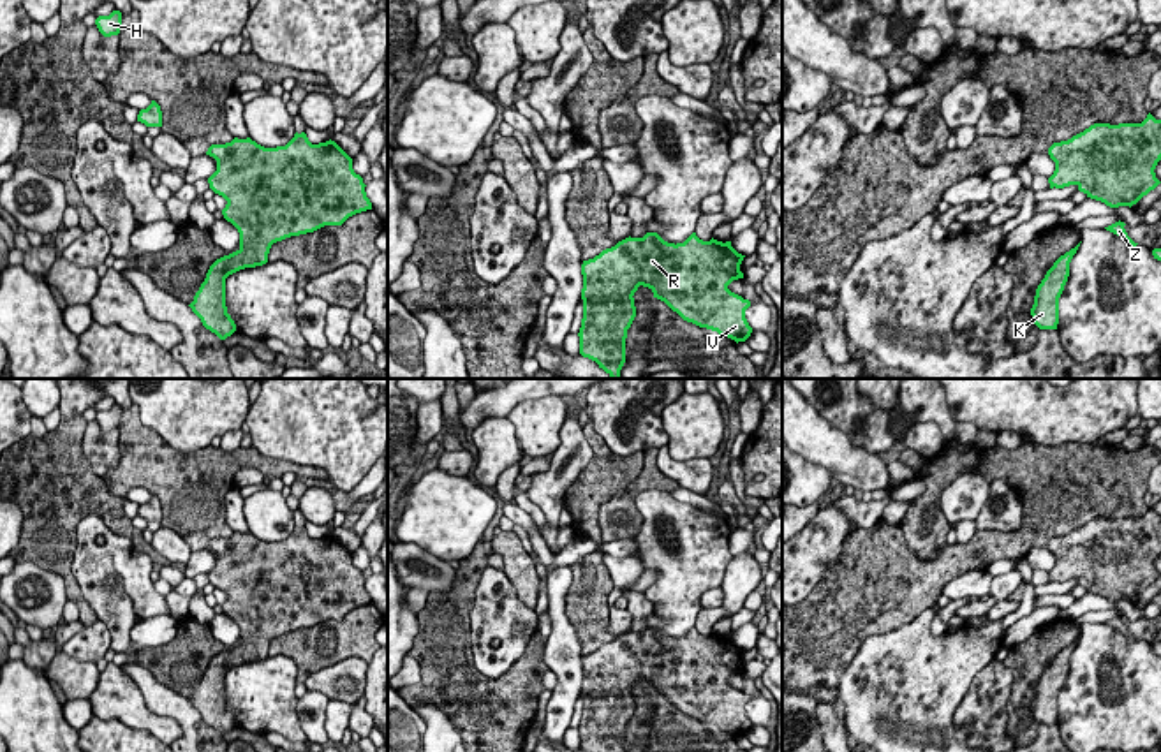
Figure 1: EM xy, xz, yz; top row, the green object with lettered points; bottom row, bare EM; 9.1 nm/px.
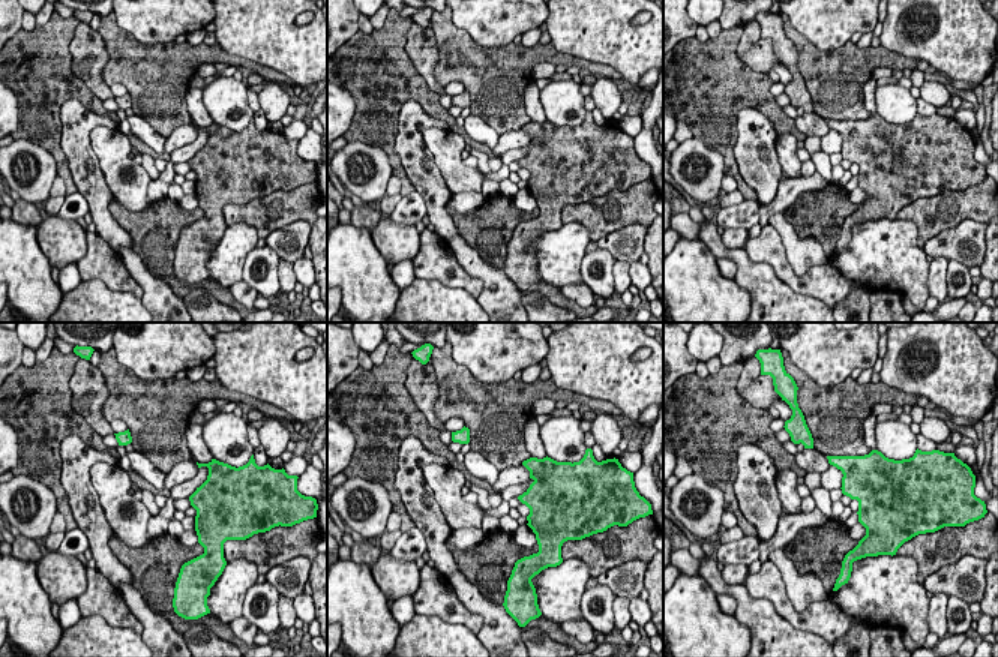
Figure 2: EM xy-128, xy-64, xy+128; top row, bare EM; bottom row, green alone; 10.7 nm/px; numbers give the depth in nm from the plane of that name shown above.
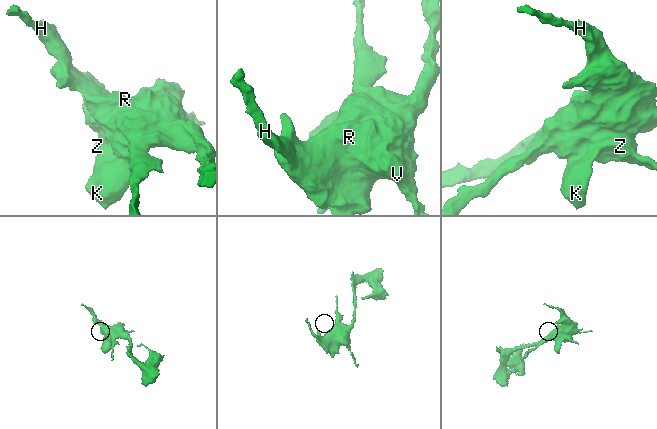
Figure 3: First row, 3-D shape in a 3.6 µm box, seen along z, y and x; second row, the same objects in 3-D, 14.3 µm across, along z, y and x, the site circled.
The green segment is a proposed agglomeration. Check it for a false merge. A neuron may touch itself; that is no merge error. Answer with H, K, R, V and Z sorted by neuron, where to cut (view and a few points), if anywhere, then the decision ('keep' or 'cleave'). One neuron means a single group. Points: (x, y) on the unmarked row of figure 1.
groups H K R V Z; cut none; keep

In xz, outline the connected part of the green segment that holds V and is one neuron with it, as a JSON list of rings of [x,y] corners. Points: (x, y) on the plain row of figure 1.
[[[657,627],[643,632],[625,632],[615,641],[603,645],[594,653],[583,655],[583,713],[580,722],[580,748],[583,752],[625,752],[625,733],[636,711],[634,687],[640,680],[648,682],[654,692],[664,696],[684,715],[717,726],[721,731],[745,736],[752,722],[745,713],[749,694],[731,687],[728,680],[743,673],[740,659],[745,650],[738,648],[731,636],[703,636],[692,627],[684,638],[668,638]]]

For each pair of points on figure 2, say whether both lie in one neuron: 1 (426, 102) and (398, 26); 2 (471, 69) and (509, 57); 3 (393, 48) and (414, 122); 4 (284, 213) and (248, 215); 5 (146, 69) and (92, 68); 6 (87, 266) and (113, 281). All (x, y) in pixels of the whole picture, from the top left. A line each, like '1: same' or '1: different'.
1: same
2: same
3: different
4: same
5: different
6: same

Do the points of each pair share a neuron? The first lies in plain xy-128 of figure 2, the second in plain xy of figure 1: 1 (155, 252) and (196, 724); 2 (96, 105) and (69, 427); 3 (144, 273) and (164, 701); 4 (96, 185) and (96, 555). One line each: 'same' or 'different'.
1: different
2: same
3: same
4: same

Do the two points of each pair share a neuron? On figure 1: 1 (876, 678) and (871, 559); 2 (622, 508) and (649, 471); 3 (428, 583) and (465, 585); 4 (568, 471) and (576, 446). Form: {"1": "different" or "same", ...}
{"1": "different", "2": "same", "3": "different", "4": "same"}

